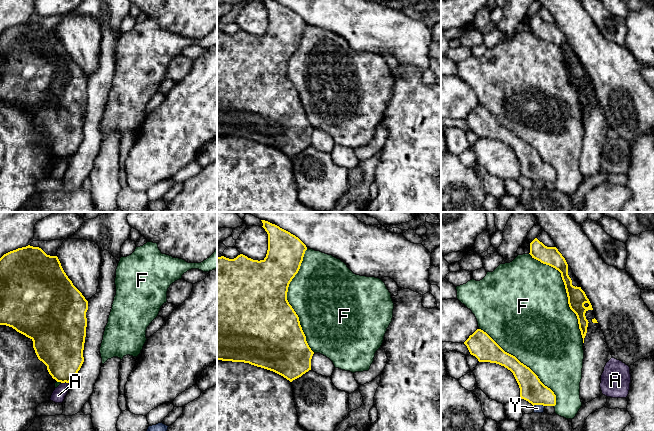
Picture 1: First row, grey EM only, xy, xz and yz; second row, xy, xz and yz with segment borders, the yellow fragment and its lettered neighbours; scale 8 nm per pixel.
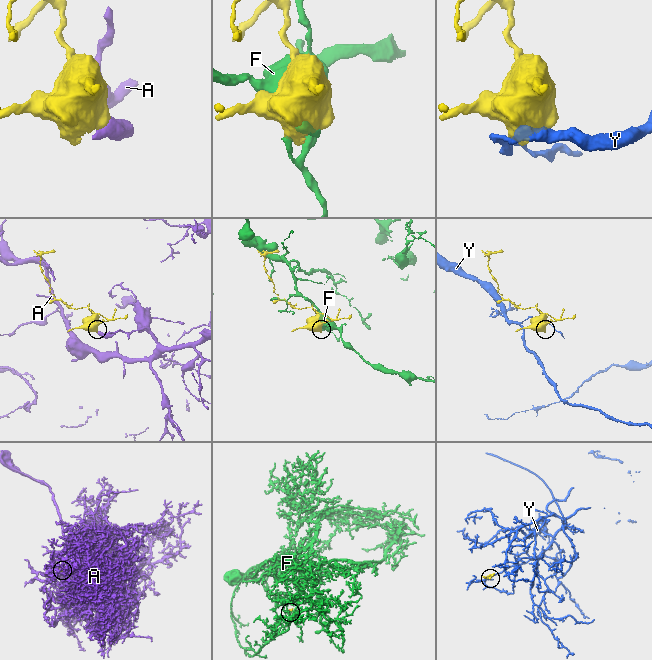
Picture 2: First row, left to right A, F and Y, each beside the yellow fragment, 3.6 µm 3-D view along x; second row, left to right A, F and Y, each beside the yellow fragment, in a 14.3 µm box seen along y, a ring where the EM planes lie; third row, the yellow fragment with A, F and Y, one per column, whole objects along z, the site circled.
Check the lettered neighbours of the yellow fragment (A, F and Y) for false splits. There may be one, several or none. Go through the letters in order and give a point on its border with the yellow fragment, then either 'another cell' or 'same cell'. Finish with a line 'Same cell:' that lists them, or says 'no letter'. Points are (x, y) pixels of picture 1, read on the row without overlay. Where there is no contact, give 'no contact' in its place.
A: xy (64, 158) | another cell
F: xz (287, 76) | another cell
Y: yz (538, 180) | another cell
Same cell: no letter

